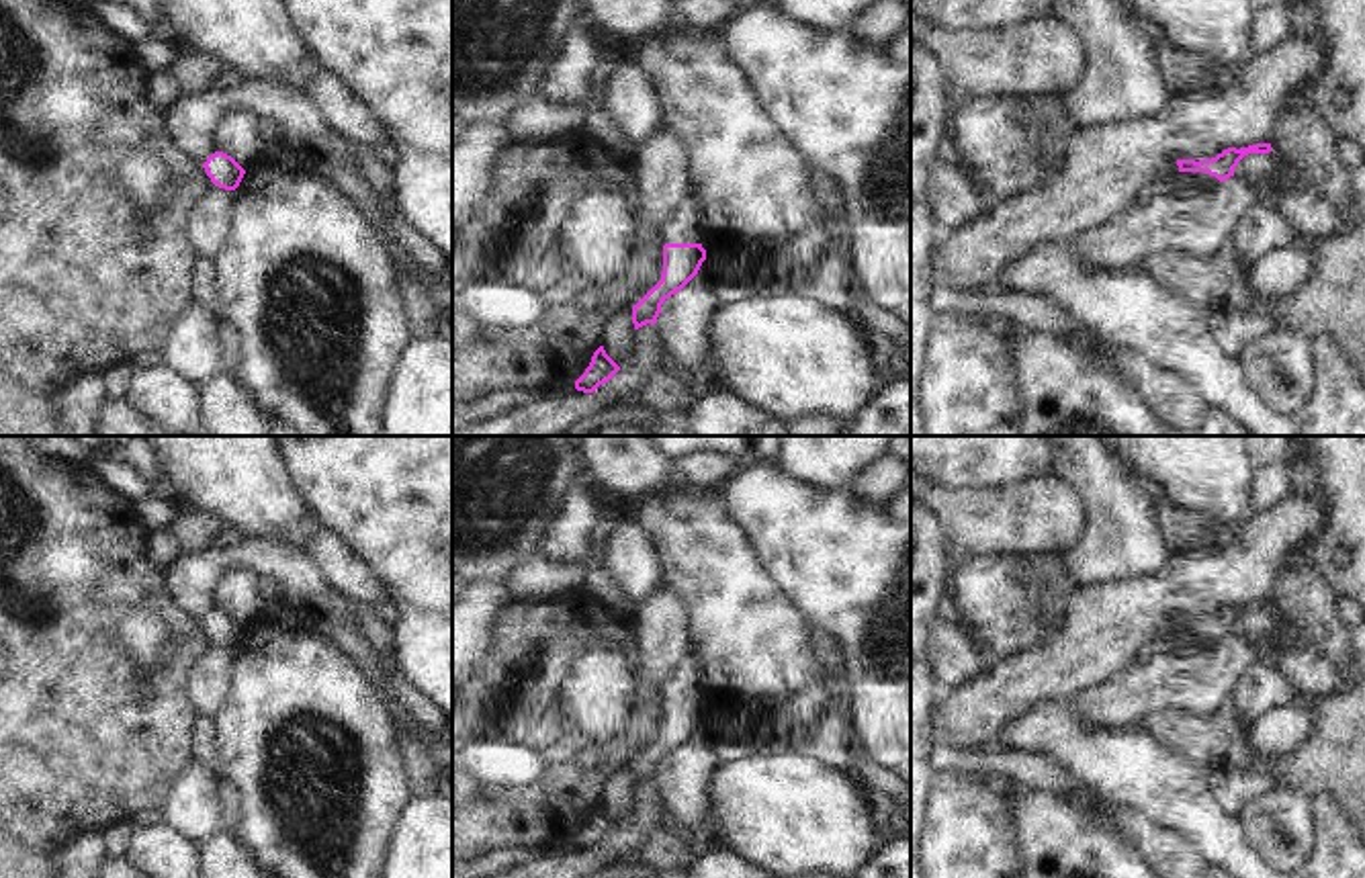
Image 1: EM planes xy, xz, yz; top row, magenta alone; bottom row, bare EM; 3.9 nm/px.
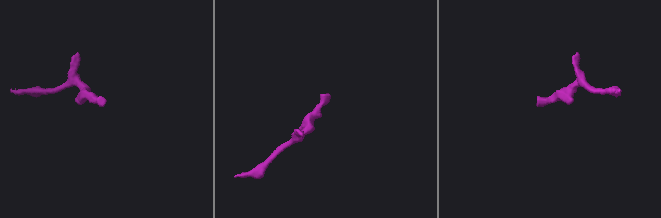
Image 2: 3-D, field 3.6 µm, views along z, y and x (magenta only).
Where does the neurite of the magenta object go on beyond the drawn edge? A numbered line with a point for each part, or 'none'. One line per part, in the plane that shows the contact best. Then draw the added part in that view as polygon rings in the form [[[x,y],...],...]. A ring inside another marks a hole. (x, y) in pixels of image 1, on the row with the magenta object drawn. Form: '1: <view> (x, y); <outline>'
1: xz (686, 226); [[[698,192],[686,199],[671,221],[659,227],[661,246],[665,244],[700,244],[706,215]]]

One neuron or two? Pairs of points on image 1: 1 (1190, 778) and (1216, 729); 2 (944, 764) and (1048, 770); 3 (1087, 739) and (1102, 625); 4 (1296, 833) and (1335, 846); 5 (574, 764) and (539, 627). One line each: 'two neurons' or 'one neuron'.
1: two neurons
2: one neuron
3: two neurons
4: two neurons
5: one neuron

